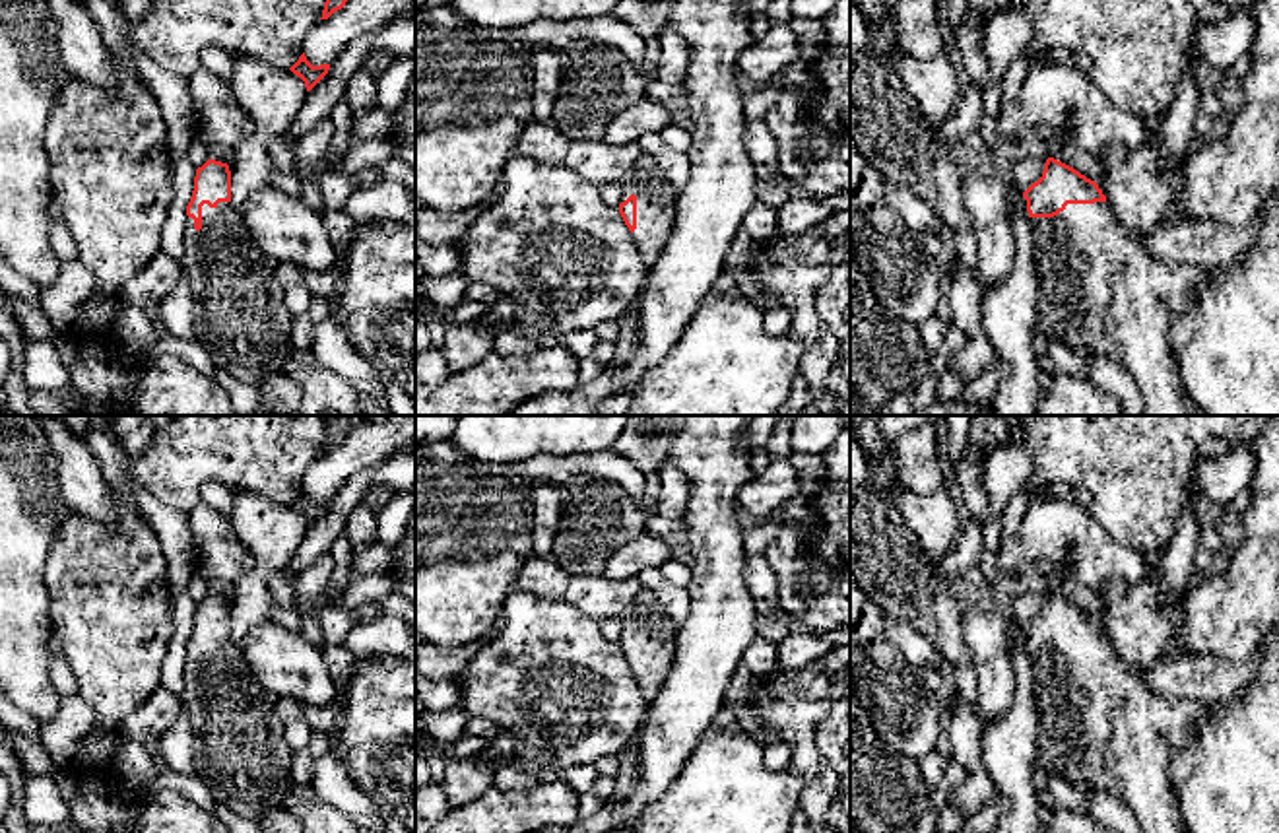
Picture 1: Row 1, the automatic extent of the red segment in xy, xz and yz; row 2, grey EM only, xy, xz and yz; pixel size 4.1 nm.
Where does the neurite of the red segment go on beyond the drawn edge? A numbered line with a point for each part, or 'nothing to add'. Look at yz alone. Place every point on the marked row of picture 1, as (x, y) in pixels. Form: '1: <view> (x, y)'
1: yz (1101, 292)

